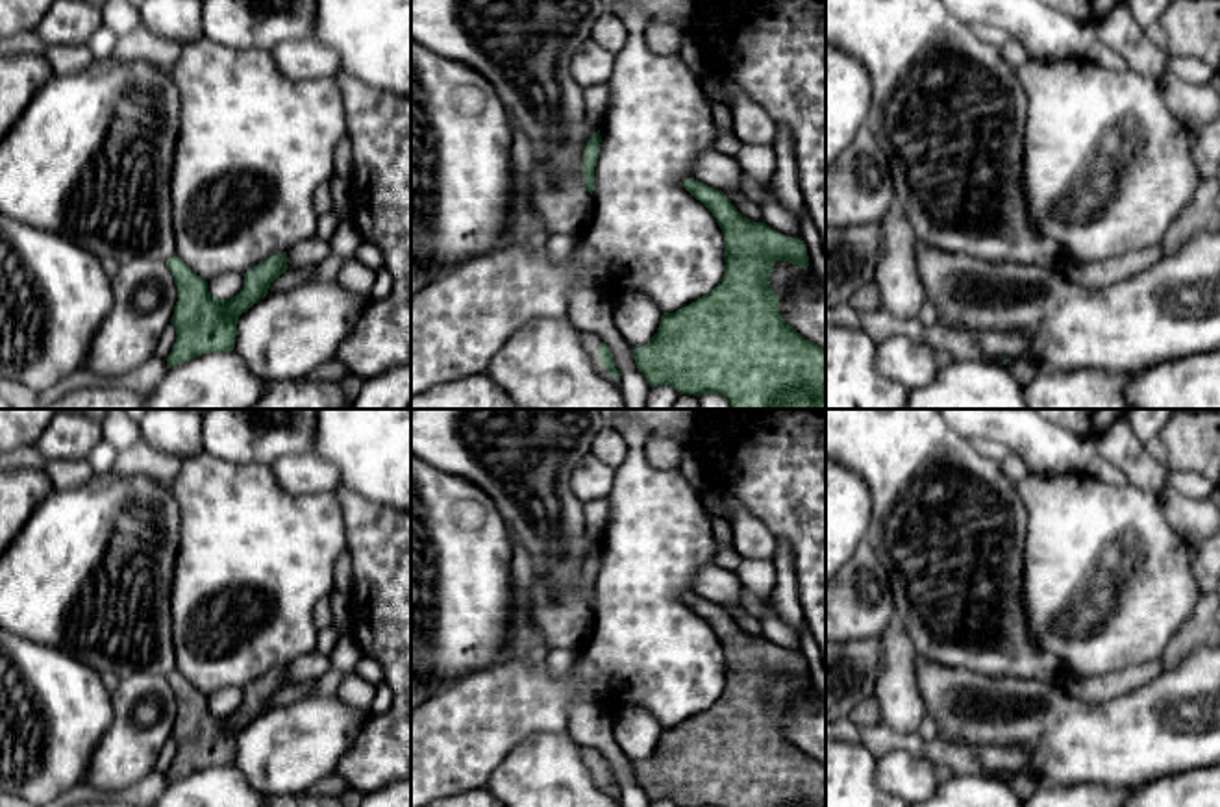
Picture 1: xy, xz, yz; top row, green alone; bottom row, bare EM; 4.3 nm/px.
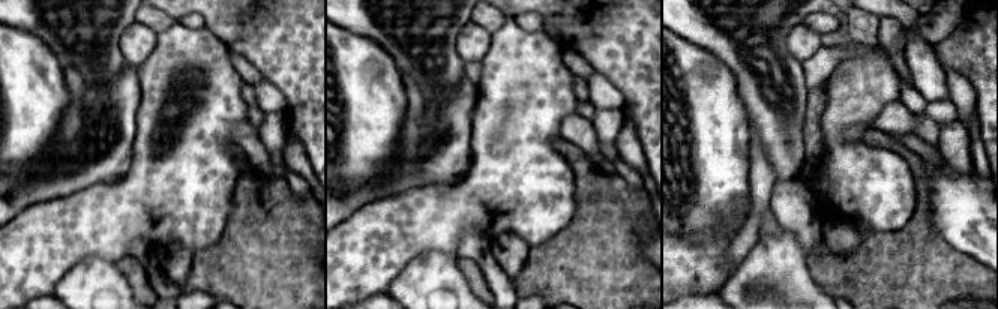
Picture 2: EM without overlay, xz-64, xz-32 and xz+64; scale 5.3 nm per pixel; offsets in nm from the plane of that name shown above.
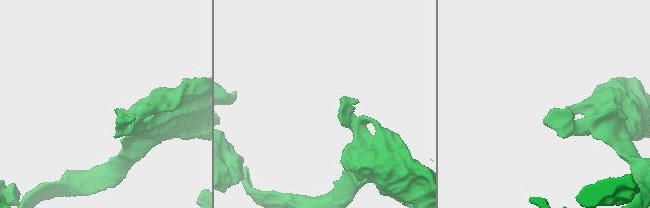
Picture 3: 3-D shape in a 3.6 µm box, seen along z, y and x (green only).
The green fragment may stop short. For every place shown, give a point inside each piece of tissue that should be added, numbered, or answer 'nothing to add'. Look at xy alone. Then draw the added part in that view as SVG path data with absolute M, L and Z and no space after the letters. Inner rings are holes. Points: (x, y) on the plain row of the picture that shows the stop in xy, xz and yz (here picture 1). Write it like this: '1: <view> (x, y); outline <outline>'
nothing to add

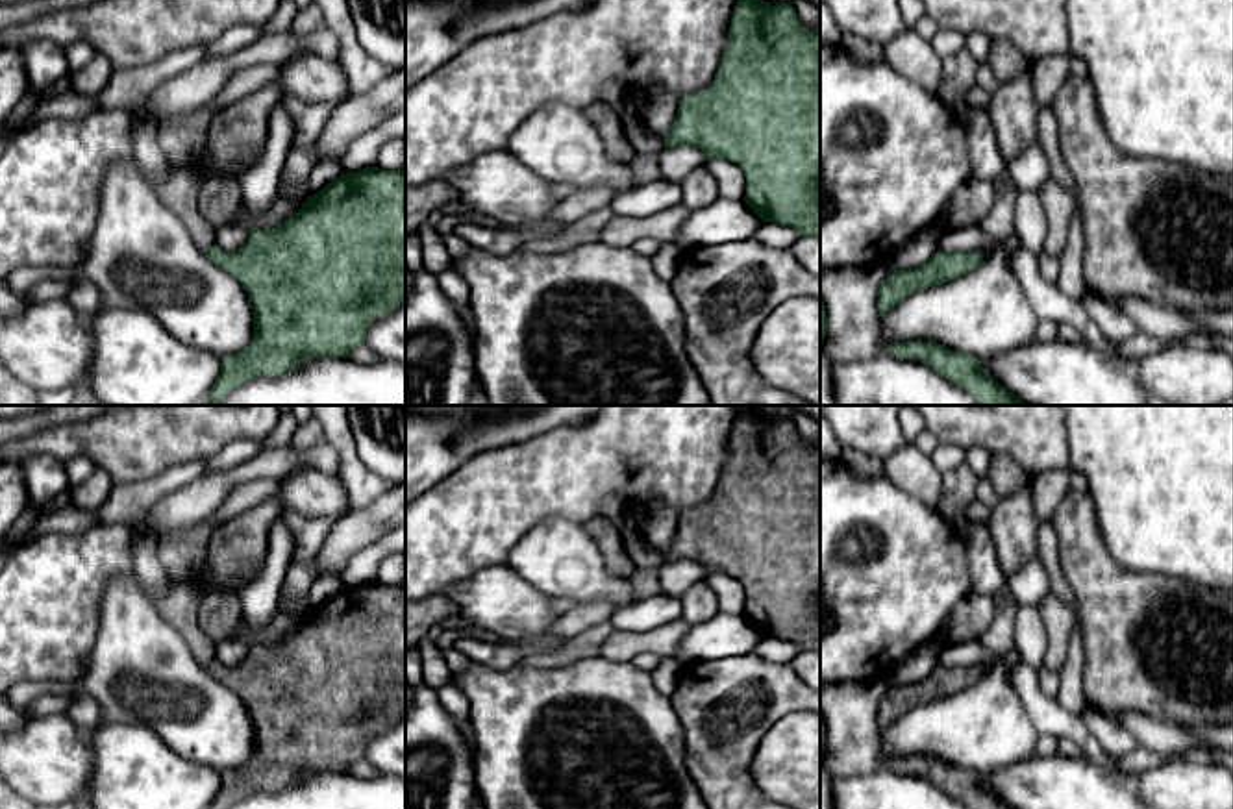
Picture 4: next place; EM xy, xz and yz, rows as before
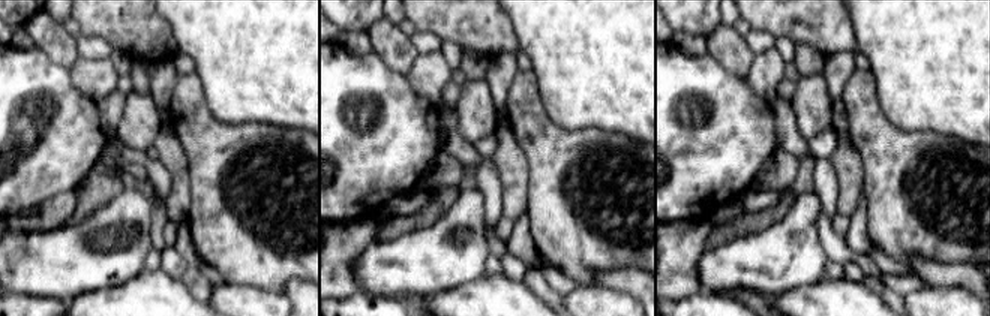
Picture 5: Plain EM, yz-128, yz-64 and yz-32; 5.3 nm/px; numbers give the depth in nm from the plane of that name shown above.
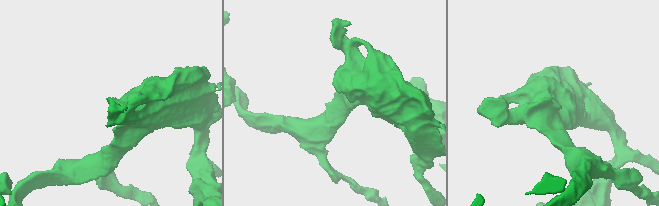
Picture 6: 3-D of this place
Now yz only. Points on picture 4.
nothing to add

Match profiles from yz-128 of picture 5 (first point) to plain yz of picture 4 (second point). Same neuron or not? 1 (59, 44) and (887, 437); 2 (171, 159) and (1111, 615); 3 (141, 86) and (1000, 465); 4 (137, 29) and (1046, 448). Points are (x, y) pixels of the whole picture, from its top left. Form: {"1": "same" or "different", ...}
{"1": "different", "2": "different", "3": "same", "4": "same"}

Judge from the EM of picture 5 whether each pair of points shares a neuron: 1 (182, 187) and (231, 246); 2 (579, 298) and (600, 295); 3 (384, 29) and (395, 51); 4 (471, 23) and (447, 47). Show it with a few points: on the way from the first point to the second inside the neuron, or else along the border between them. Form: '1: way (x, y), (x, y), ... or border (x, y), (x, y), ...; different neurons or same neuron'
1: border (186, 162), (189, 201); different neurons
2: way (584, 298), (596, 298); same neuron
3: way (384, 35), (392, 45); same neuron
4: border (443, 39), (453, 41), (462, 48); different neurons

